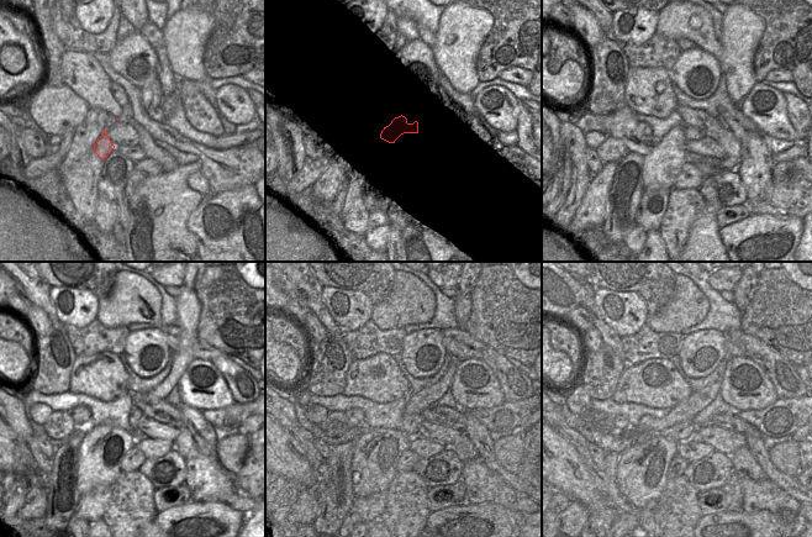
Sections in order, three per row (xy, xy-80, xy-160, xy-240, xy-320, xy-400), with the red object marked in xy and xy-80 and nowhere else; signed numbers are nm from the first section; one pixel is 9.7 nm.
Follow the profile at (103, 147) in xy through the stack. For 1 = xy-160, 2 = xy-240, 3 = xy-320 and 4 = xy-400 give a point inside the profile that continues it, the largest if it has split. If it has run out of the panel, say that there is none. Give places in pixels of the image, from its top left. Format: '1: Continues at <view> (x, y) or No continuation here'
1: Continues at xy-160 (663, 164)
2: Continues at xy-240 (103, 448)
3: Continues at xy-320 (374, 464)
4: Continues at xy-400 (641, 475).

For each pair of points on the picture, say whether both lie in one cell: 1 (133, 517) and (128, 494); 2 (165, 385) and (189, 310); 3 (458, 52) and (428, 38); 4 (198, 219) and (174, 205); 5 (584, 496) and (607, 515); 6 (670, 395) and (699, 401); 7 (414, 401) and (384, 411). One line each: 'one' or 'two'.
1: one
2: one
3: two
4: two
5: two
6: two
7: two

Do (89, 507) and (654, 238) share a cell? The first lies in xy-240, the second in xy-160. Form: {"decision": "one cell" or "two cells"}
{"decision": "two cells"}

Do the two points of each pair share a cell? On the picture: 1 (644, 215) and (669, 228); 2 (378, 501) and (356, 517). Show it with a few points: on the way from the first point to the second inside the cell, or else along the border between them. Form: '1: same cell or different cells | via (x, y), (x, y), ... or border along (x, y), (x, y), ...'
1: different cells | border along (668, 195), (665, 212), (658, 230)
2: same cell | via (373, 505), (360, 512)

